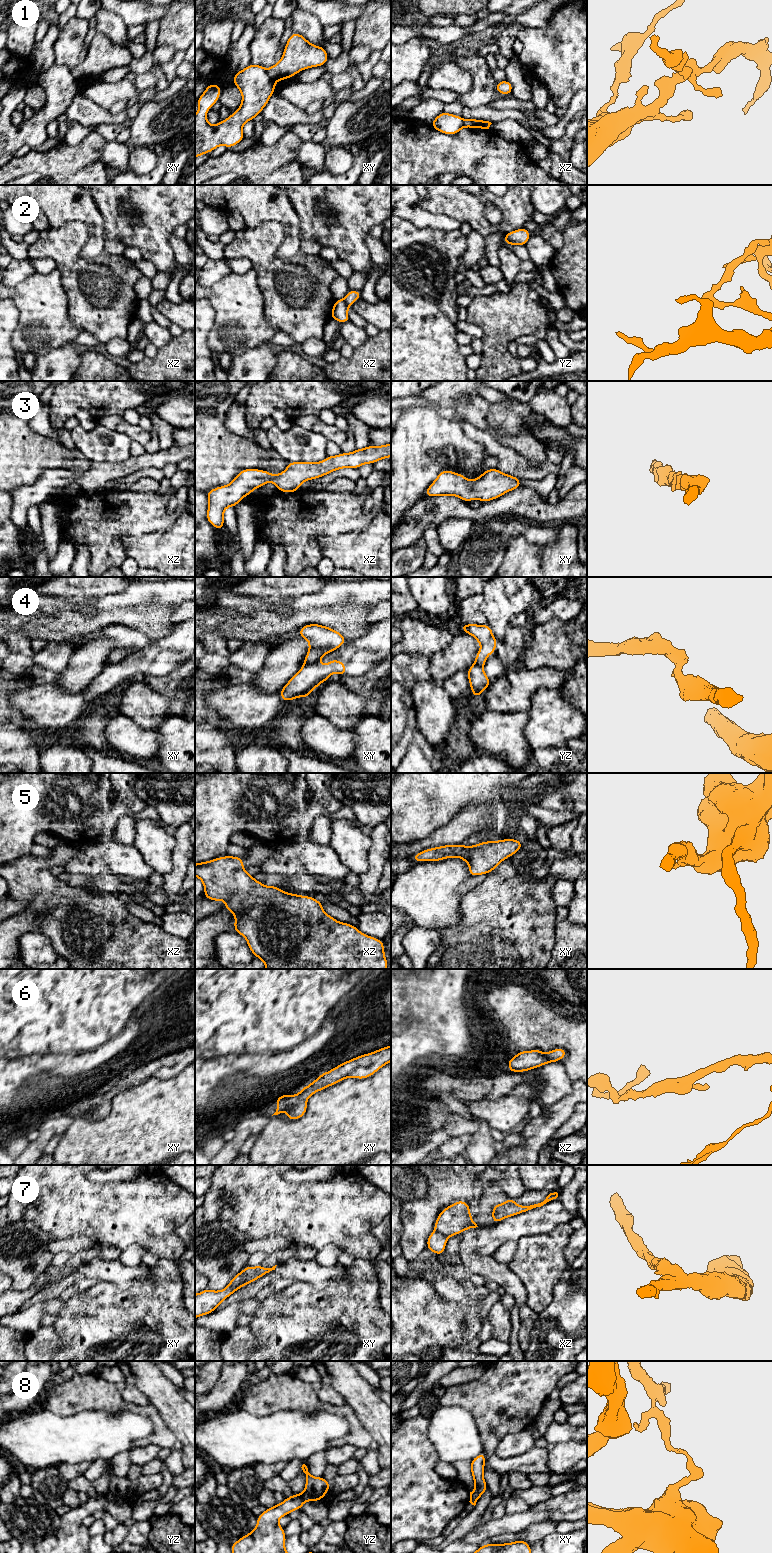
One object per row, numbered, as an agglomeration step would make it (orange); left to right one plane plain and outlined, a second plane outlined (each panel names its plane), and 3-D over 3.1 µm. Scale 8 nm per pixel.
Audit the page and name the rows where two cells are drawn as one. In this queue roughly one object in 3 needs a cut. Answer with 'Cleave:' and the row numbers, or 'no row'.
Cleave: 1, 2, 4, 7, 8

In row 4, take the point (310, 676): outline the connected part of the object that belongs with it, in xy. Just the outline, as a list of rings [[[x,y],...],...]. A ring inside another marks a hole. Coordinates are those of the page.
[[[337,659],[325,665],[319,663],[304,664],[280,690],[282,701],[286,702],[298,697],[308,698],[311,692],[328,680],[333,673],[340,676],[347,675],[345,664]]]

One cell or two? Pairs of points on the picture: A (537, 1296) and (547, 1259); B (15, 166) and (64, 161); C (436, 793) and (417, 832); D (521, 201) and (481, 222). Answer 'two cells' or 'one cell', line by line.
A: one cell
B: one cell
C: one cell
D: one cell

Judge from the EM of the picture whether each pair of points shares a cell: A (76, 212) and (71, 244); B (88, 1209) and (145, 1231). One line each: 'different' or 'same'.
A: different
B: same

